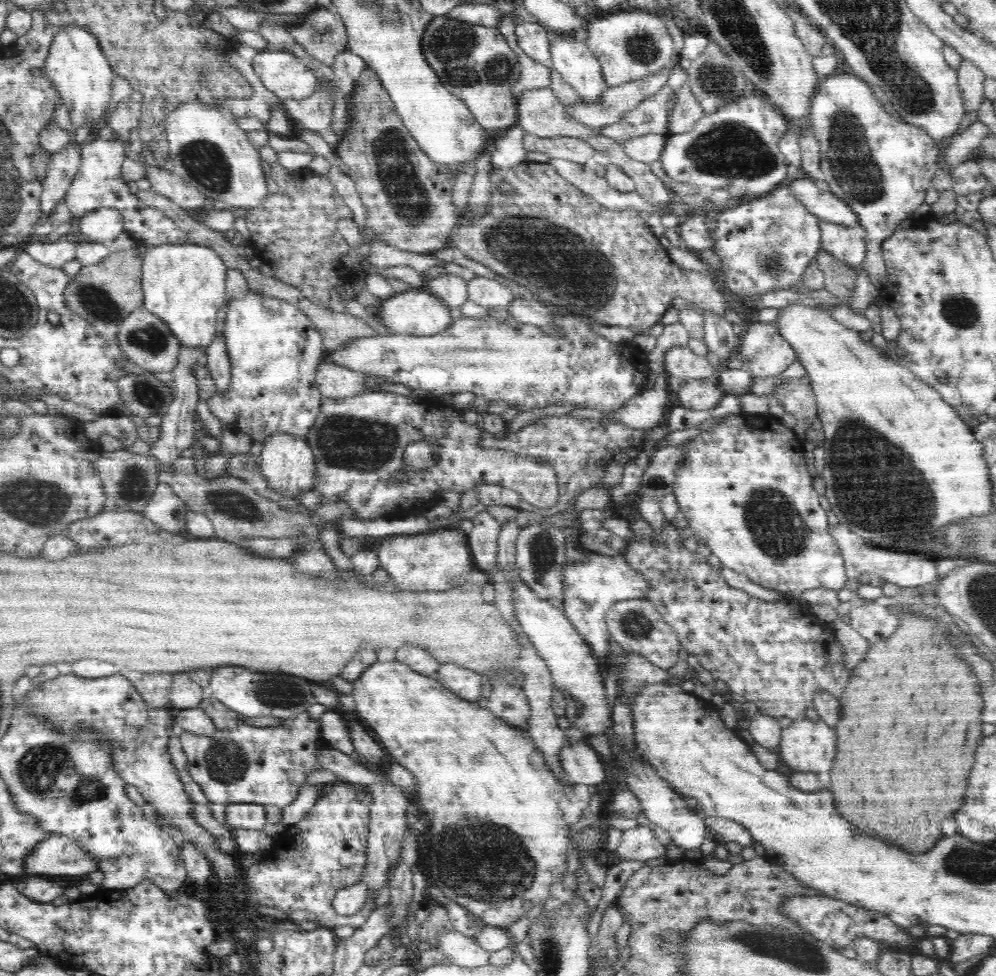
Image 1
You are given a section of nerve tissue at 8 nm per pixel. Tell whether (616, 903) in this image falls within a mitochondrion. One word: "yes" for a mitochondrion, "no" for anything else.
no

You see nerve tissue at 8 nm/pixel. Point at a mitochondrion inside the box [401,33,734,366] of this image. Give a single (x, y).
(554, 260)

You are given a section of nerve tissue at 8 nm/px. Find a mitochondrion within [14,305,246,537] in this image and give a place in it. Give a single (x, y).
(151, 339)

